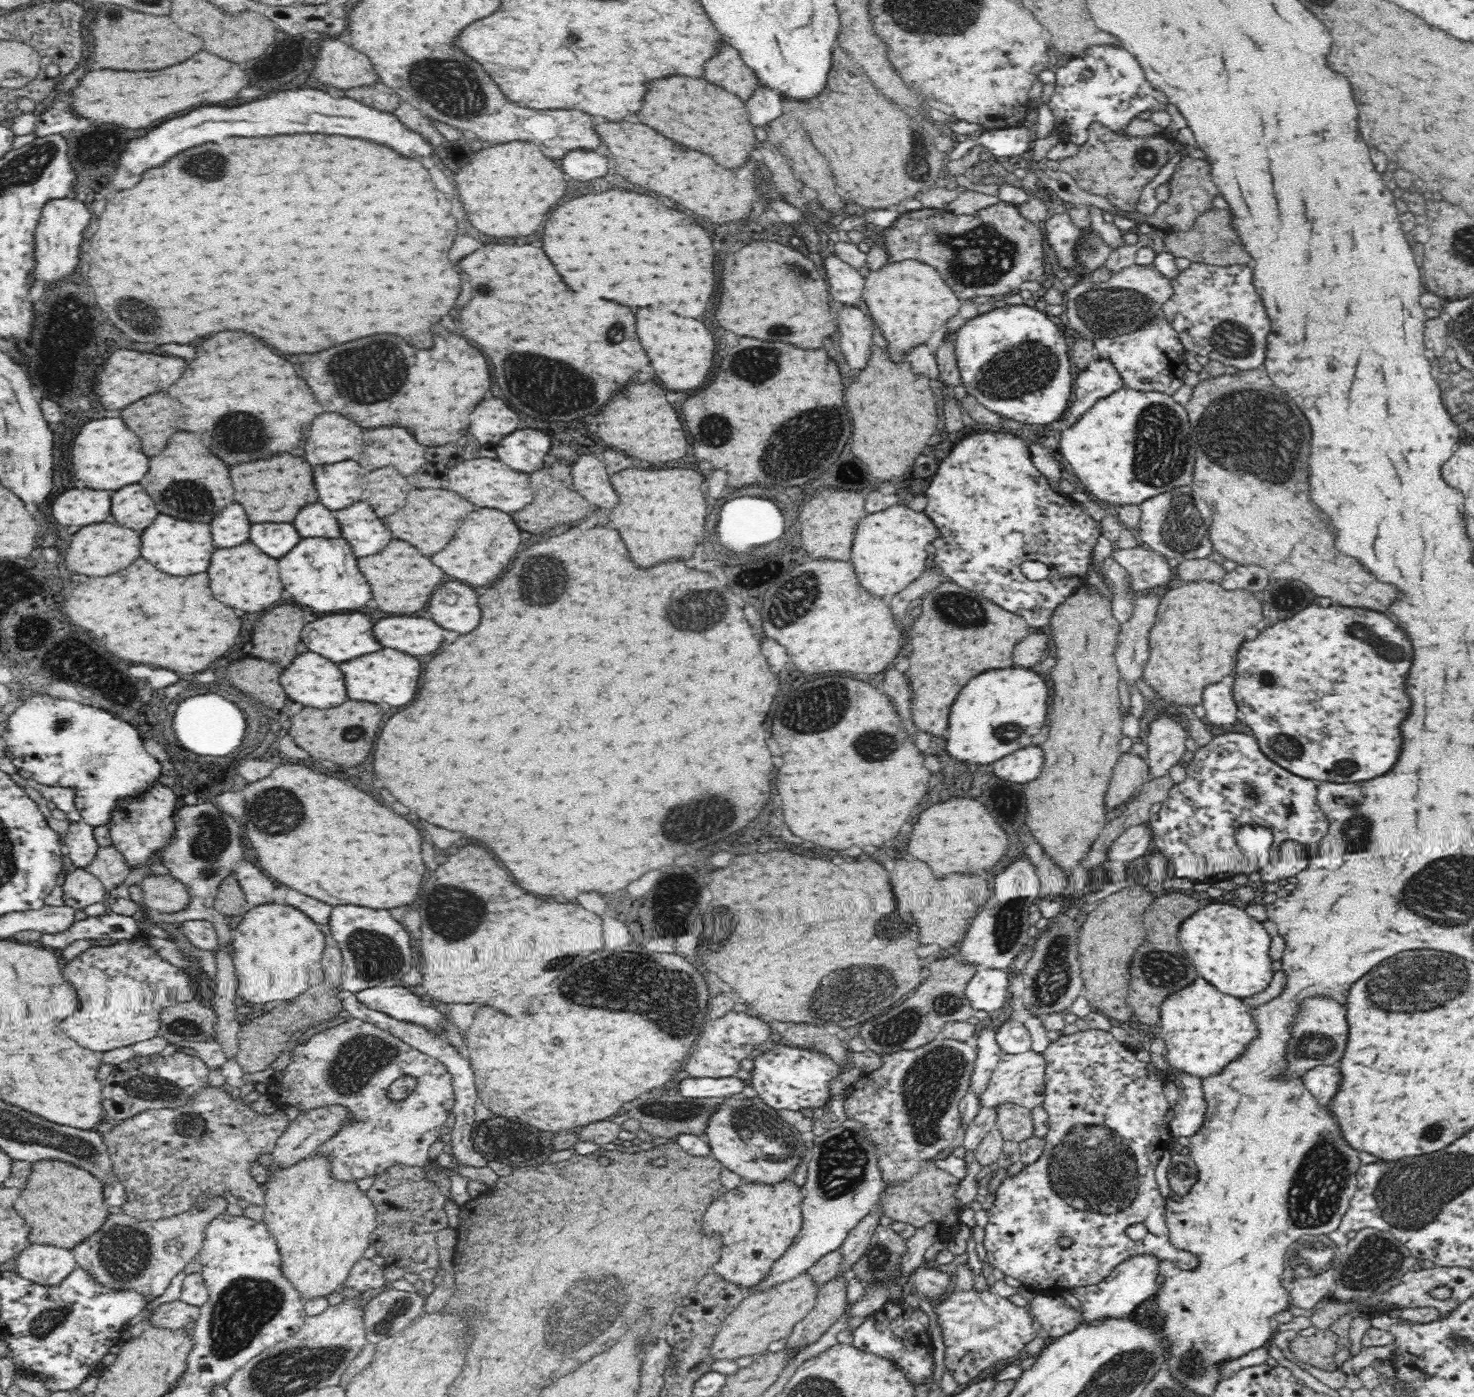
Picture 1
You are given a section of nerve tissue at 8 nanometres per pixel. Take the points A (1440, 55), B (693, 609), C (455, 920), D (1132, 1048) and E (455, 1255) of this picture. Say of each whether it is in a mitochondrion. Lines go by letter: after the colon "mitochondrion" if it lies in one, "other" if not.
A: other
B: mitochondrion
C: mitochondrion
D: other
E: other

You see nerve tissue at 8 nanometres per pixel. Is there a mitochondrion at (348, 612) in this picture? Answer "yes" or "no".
no

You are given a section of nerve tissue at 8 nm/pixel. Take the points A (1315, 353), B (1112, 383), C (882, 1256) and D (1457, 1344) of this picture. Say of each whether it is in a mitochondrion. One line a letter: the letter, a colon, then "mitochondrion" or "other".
A: other
B: other
C: mitochondrion
D: mitochondrion

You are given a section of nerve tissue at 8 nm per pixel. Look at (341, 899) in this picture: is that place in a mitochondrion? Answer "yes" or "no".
no

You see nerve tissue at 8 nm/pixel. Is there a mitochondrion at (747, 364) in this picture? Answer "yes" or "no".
yes

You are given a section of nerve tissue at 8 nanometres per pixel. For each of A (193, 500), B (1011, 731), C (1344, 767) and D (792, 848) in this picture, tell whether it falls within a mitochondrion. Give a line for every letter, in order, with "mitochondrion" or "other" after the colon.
A: mitochondrion
B: mitochondrion
C: mitochondrion
D: other

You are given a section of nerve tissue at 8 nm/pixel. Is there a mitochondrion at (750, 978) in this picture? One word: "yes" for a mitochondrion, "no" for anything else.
no

